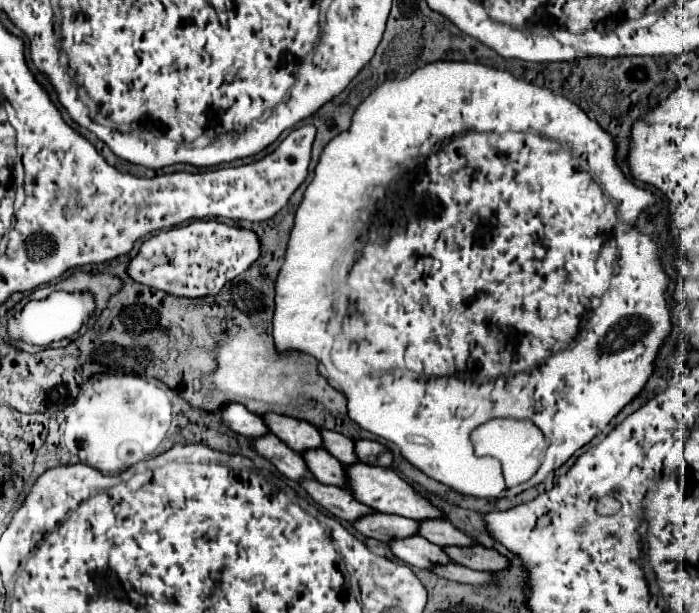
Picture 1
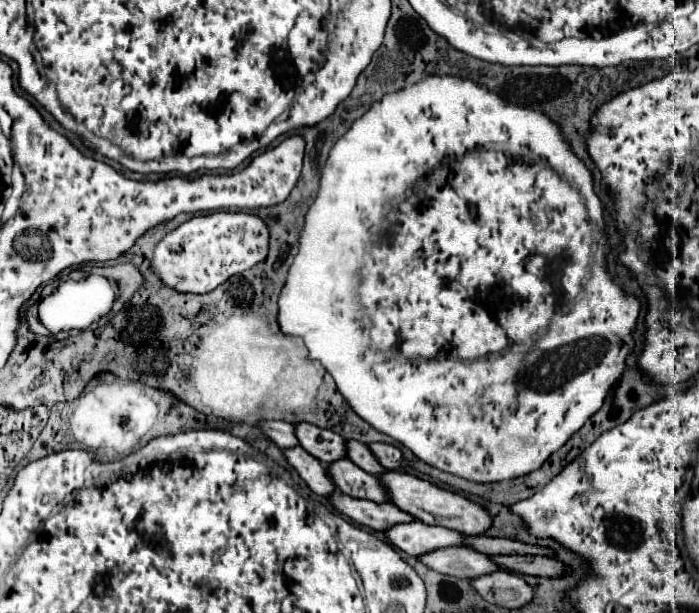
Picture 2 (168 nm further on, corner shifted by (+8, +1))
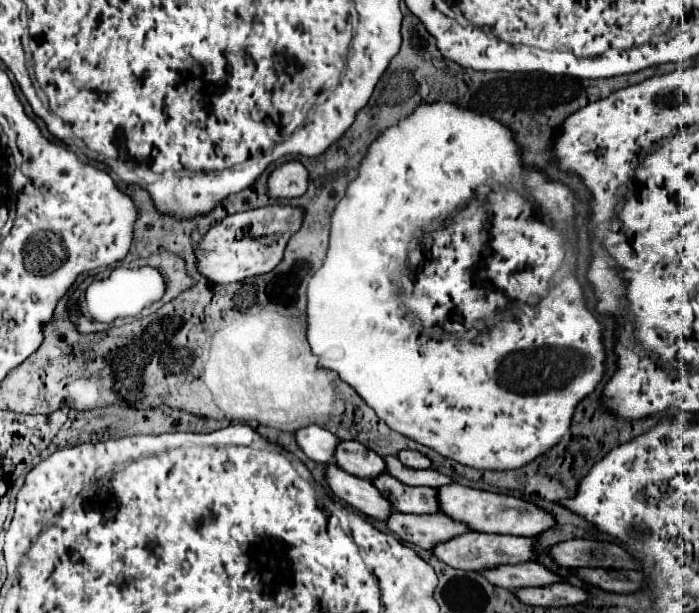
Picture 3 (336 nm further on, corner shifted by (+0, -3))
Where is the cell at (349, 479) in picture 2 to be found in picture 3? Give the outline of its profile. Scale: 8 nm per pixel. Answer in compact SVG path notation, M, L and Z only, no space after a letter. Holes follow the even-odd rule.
M378 475L372 479L374 487L386 497L400 513L438 513L436 489L404 485L392 475Z

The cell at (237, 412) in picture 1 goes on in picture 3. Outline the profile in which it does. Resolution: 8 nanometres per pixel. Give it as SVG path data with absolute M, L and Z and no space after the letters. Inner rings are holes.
M318 425L302 427L294 433L294 437L296 437L296 443L300 445L300 449L306 453L306 457L310 457L316 463L330 463L332 451L340 441L336 435L332 435L330 431L318 427Z

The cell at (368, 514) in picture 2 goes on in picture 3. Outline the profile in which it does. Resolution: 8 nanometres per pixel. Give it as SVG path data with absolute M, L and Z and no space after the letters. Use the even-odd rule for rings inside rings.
M394 511L386 519L386 527L394 535L398 535L402 541L422 549L432 549L436 543L442 543L446 539L452 539L468 531L466 525L454 523L452 519L440 513L406 515L406 513Z

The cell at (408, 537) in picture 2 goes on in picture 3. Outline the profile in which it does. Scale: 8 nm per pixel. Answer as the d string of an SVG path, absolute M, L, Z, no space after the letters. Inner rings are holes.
M462 533L454 539L438 543L438 547L432 549L432 555L440 559L442 563L454 567L454 569L464 569L464 571L482 571L490 569L496 565L504 563L522 563L522 561L532 561L534 559L534 539L528 537L514 537L514 535L488 535L488 533Z

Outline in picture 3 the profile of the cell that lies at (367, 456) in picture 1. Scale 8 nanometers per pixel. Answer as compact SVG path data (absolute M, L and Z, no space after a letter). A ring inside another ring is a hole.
M400 451L398 453L398 459L406 465L406 467L410 467L410 469L428 469L432 463L430 463L430 459L428 457L424 457L422 453L418 453L418 451Z

